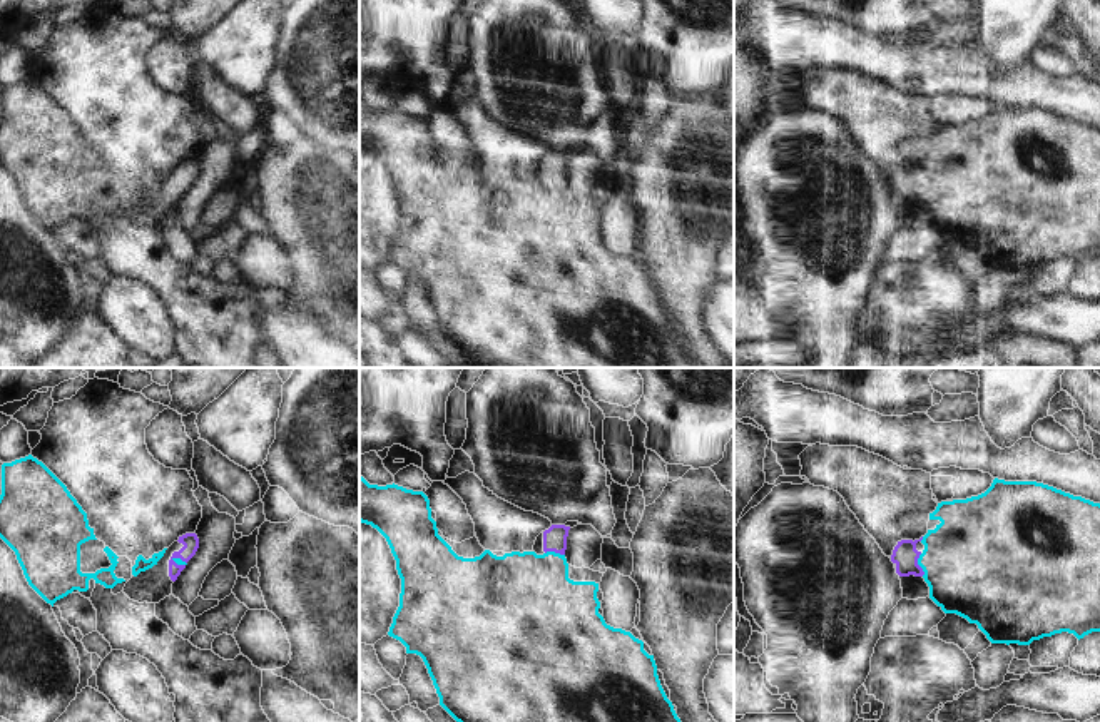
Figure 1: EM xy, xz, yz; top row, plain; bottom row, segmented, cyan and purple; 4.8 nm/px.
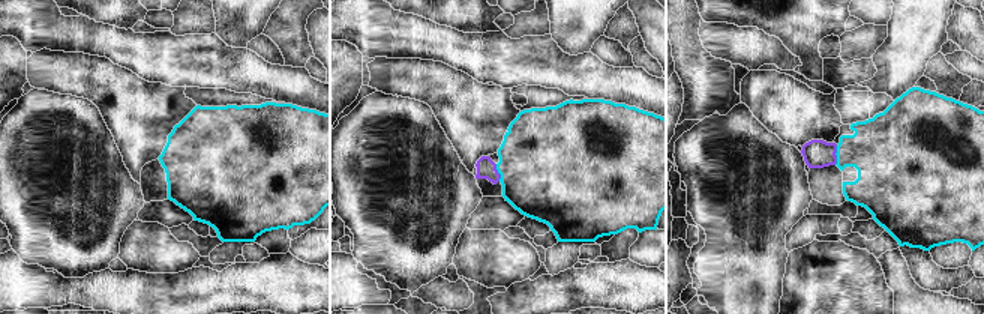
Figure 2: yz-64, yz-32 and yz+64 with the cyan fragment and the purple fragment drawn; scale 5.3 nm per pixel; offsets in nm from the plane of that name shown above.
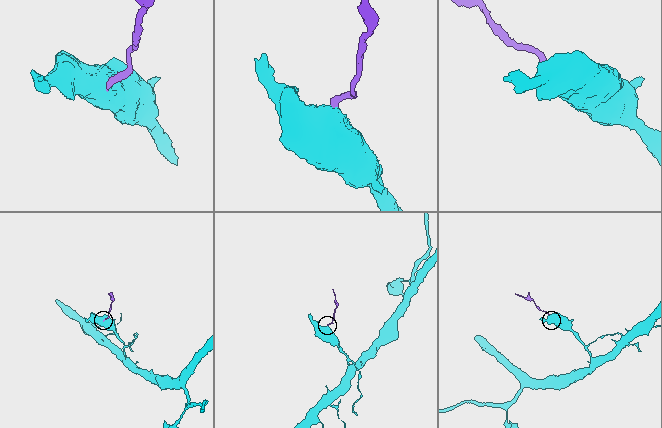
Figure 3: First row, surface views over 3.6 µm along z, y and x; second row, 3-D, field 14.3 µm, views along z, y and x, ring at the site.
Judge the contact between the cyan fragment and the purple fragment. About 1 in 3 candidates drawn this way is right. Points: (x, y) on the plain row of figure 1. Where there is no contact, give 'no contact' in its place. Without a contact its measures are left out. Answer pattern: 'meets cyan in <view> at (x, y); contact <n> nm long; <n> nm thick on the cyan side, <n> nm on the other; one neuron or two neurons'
meets cyan in yz at (918, 189); contact 110 nm long; 460 nm thick on the cyan side, 120 nm on the other; one neuron

